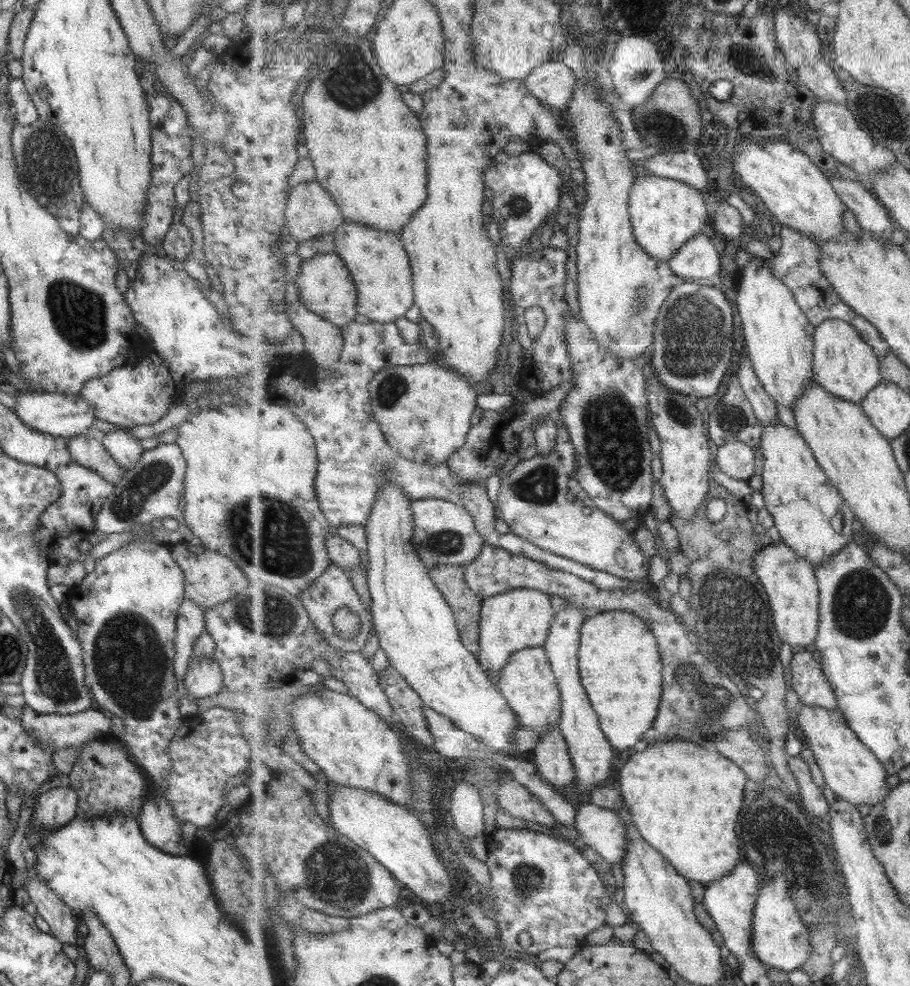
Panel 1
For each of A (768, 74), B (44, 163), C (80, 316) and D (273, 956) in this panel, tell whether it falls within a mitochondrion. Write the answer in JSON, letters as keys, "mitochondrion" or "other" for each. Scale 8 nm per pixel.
{"A":"mitochondrion","B":"mitochondrion","C":"mitochondrion","D":"other"}

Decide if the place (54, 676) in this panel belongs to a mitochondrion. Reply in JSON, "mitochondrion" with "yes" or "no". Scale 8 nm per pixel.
{"mitochondrion":"yes"}

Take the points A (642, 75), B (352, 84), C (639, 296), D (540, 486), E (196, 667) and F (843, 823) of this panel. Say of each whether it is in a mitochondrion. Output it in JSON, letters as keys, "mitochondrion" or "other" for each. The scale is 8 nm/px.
{"A":"mitochondrion","B":"mitochondrion","C":"mitochondrion","D":"mitochondrion","E":"other","F":"other"}

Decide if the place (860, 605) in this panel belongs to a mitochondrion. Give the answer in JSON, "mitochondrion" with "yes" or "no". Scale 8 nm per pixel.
{"mitochondrion":"yes"}

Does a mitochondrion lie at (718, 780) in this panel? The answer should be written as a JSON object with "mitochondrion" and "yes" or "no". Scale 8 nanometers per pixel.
{"mitochondrion":"no"}

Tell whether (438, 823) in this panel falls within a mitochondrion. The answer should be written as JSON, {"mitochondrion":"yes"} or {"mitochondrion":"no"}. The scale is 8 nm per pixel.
{"mitochondrion":"no"}

